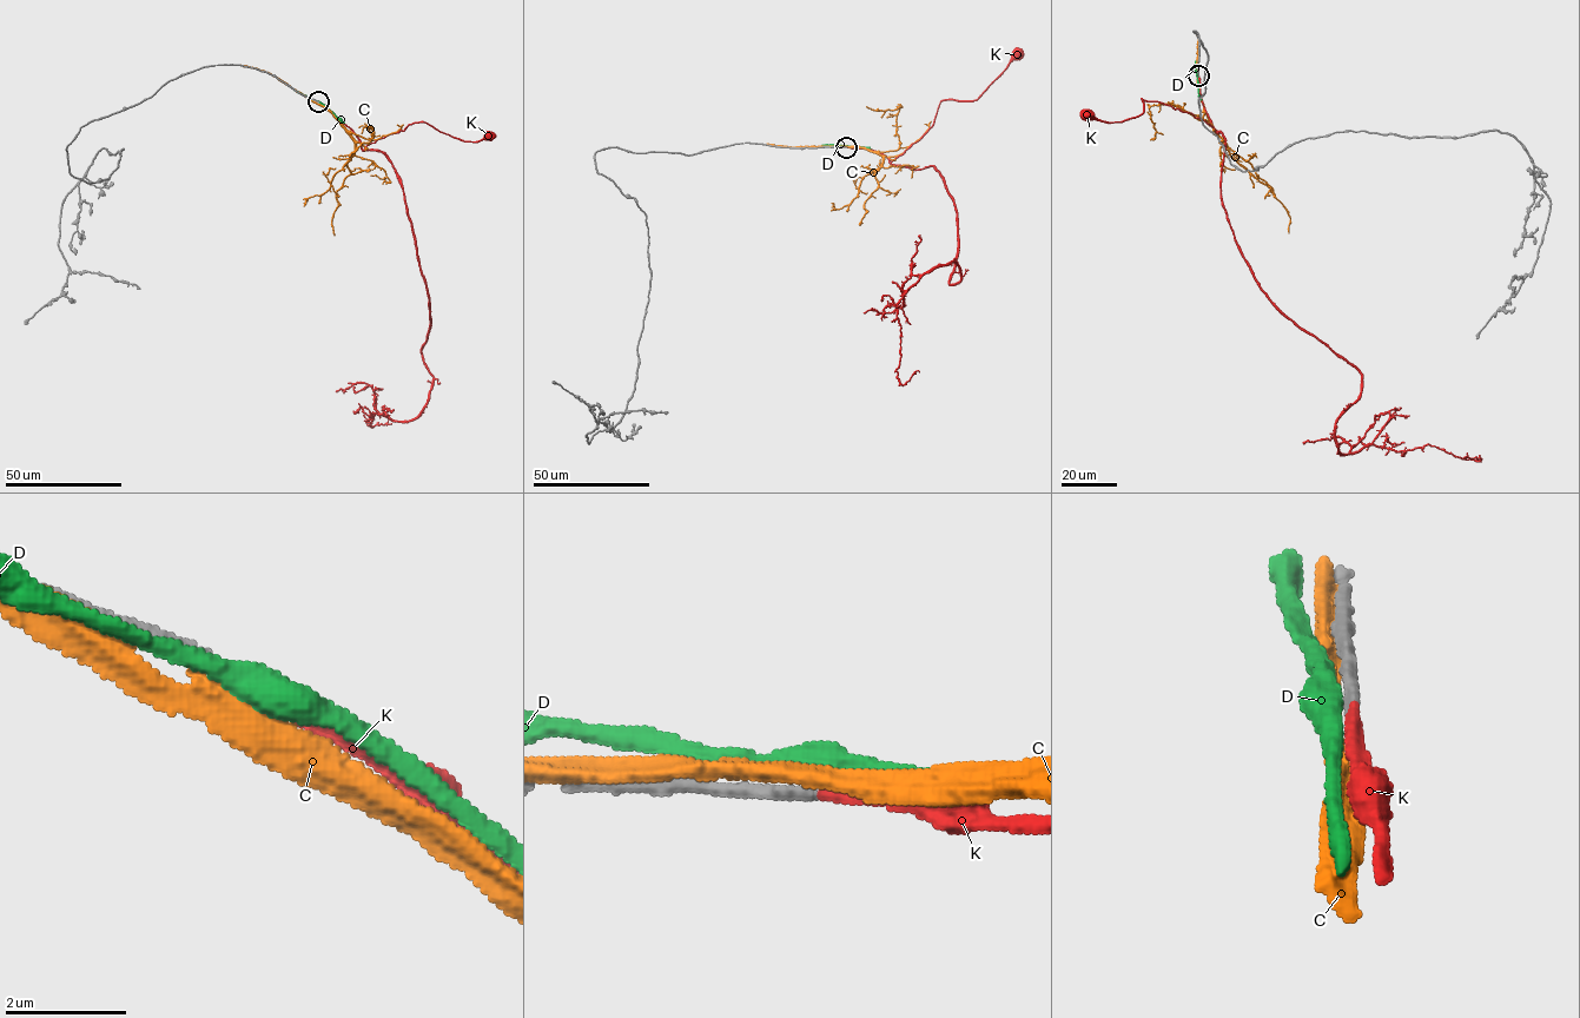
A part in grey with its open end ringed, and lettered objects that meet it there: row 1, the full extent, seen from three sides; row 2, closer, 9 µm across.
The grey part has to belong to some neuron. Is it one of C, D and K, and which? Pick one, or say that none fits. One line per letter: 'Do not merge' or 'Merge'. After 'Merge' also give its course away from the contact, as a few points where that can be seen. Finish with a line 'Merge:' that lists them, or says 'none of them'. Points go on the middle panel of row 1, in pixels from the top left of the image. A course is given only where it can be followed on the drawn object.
C: Do not merge
D: Do not merge
K: Merge. Its course: (846, 147), (880, 152), (891, 162), (933, 124), (943, 100), (976, 99), (1016, 53)
Merge: K

